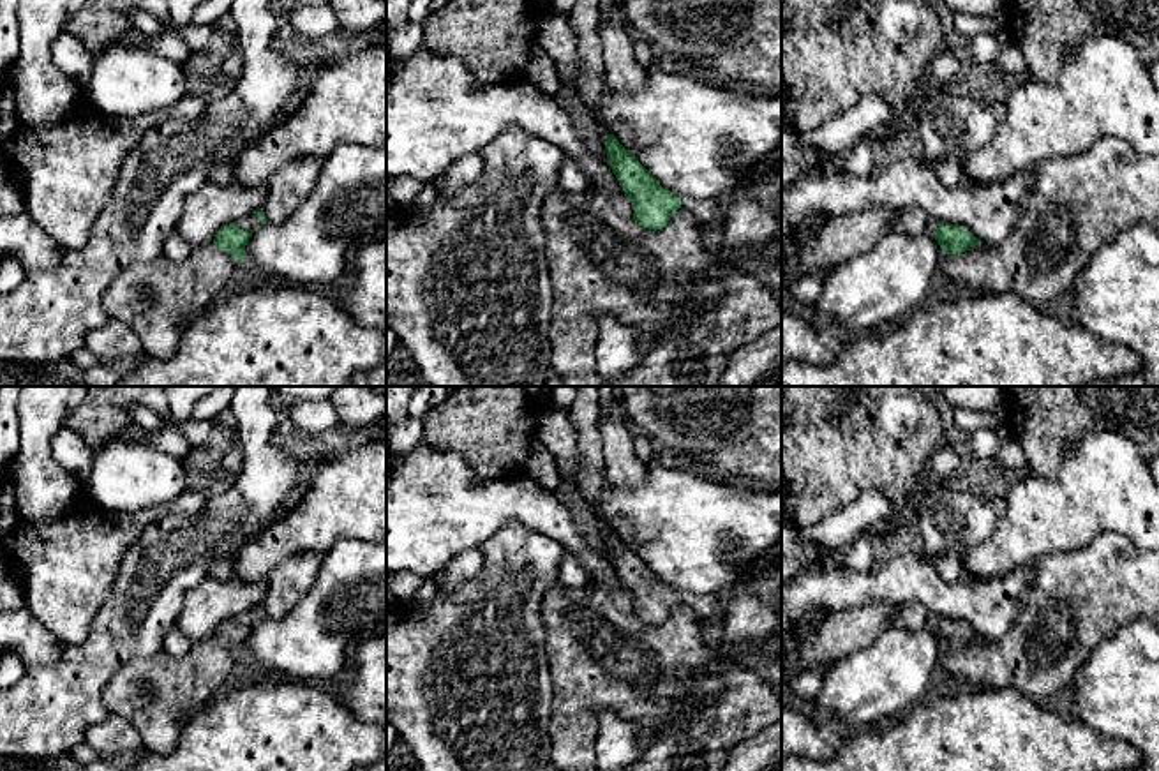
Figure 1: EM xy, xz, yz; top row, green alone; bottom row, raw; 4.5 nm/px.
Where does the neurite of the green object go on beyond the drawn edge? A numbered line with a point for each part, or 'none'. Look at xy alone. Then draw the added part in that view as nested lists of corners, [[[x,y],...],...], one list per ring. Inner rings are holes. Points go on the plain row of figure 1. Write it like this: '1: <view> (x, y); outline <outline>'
1: xy (253, 616); outline [[[256,609],[245,610],[243,614],[235,618],[240,625],[258,625],[261,621],[261,614]]]

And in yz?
1: yz (911, 616); outline [[[917,602],[900,603],[894,607],[887,625],[889,626],[900,626],[909,632],[921,632],[935,628],[940,616],[926,610]]]

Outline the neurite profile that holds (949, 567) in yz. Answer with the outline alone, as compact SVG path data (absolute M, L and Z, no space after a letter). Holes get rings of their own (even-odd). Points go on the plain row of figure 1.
M946 552L940 556L935 556L930 559L930 563L935 566L935 570L938 572L938 575L946 580L946 582L972 582L972 580L988 580L988 579L979 579L976 575L972 575L965 565L963 565L963 558L953 554L953 552Z

